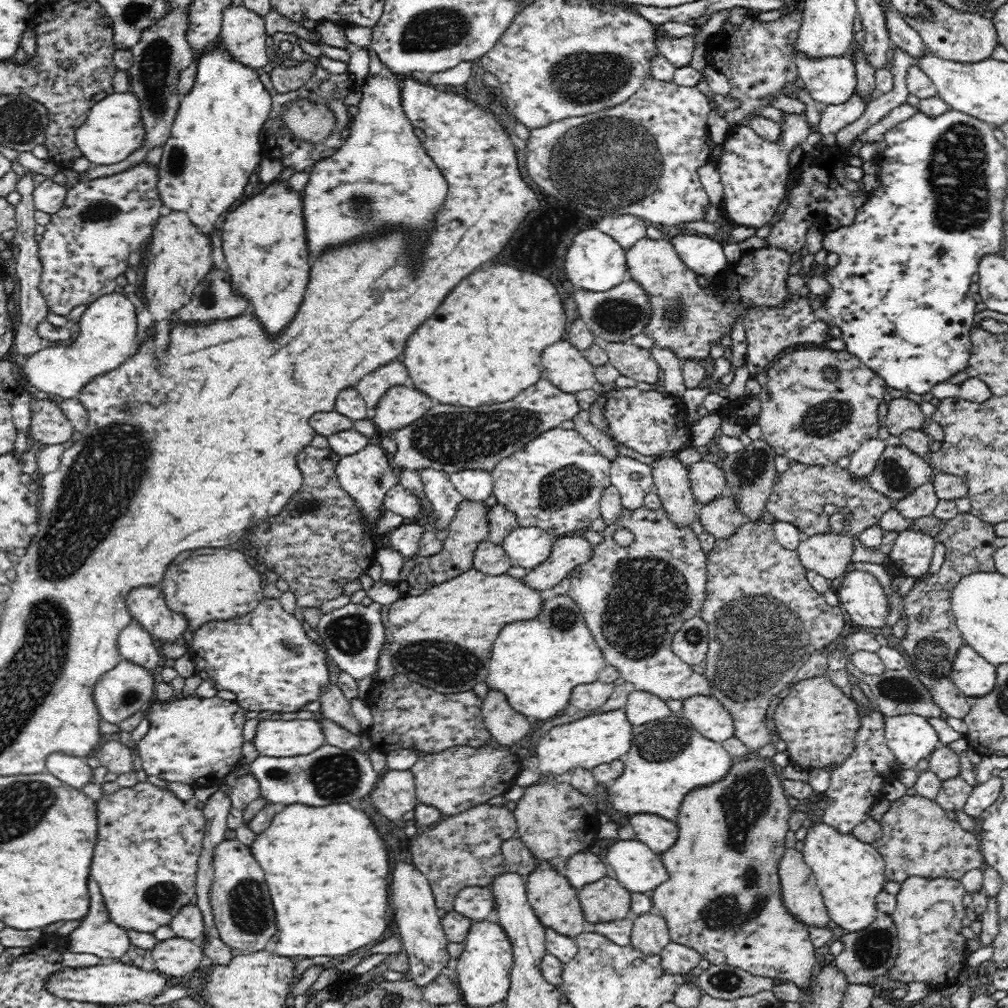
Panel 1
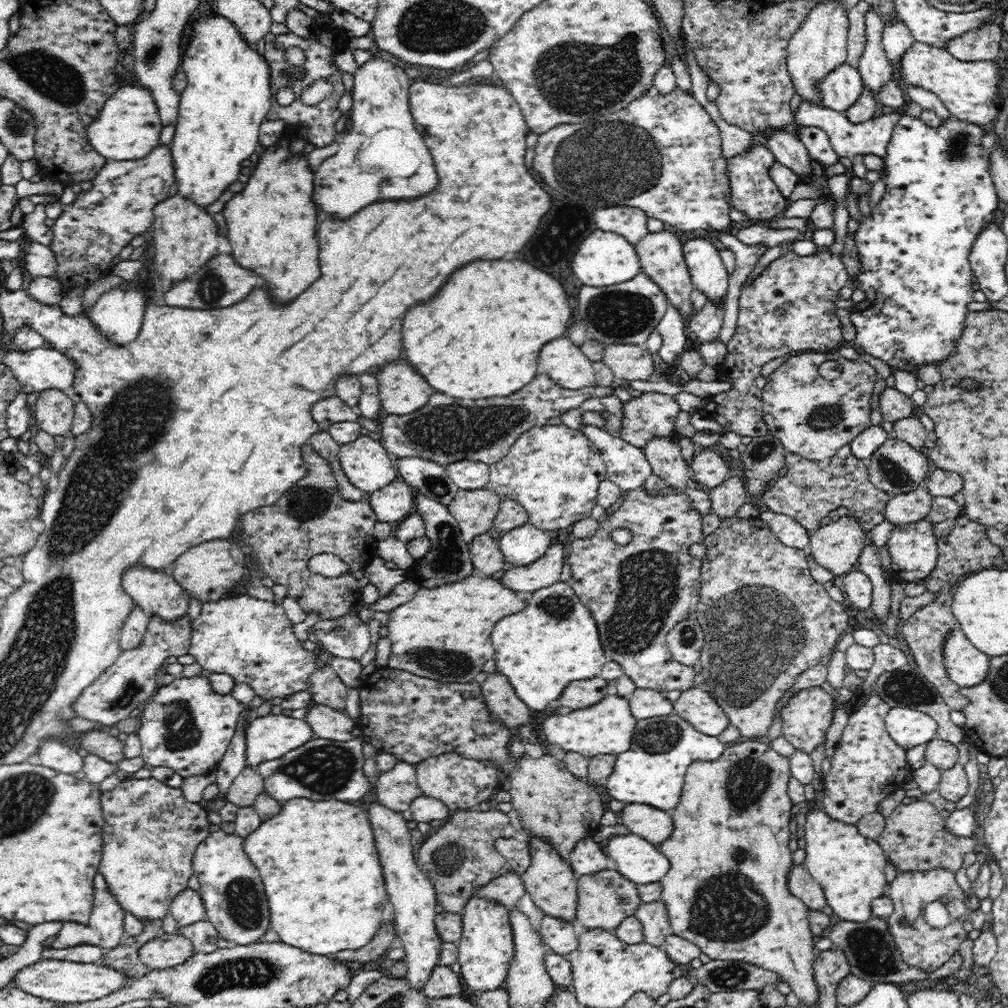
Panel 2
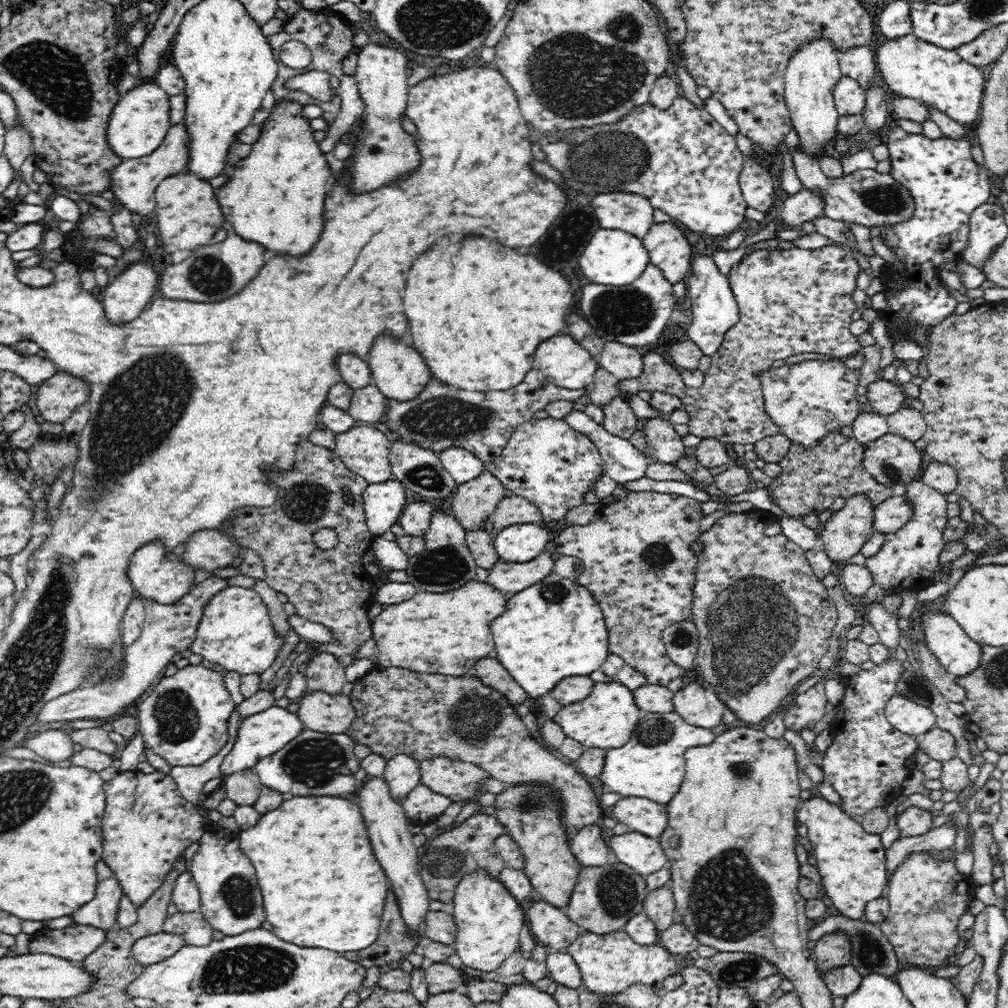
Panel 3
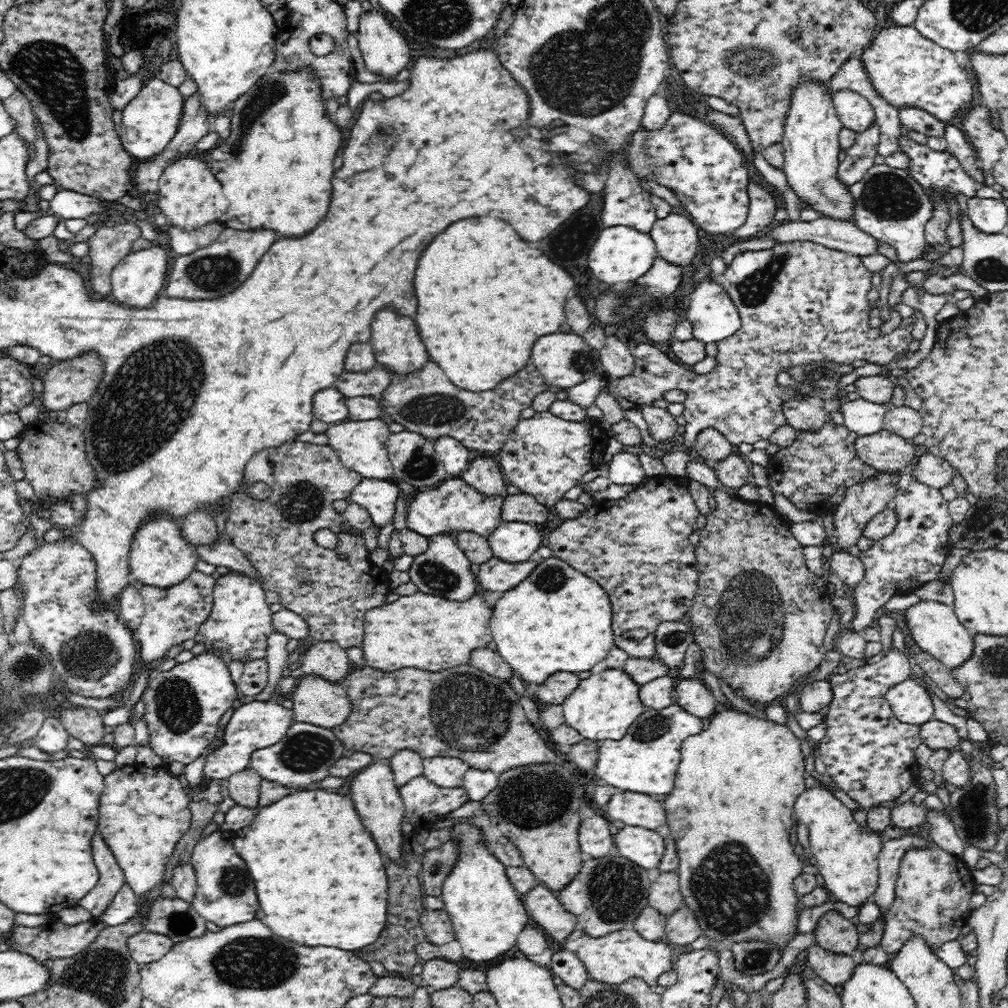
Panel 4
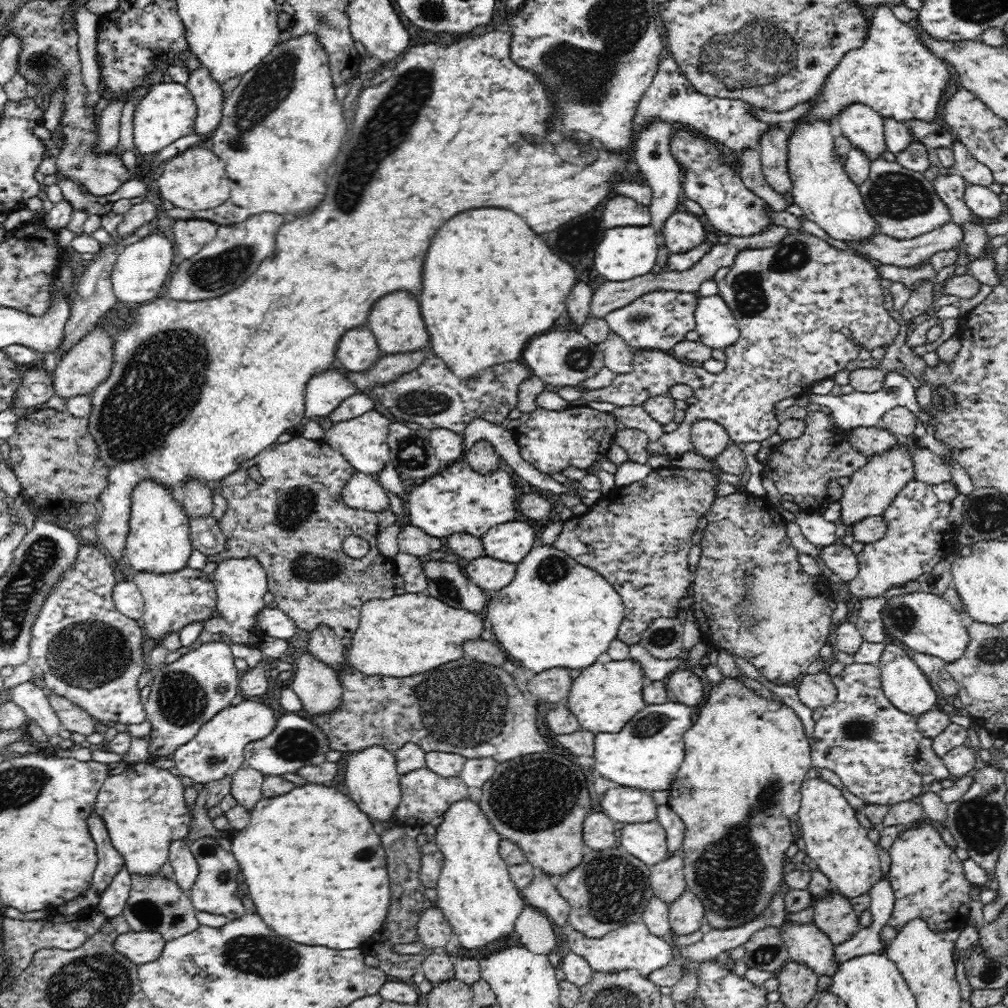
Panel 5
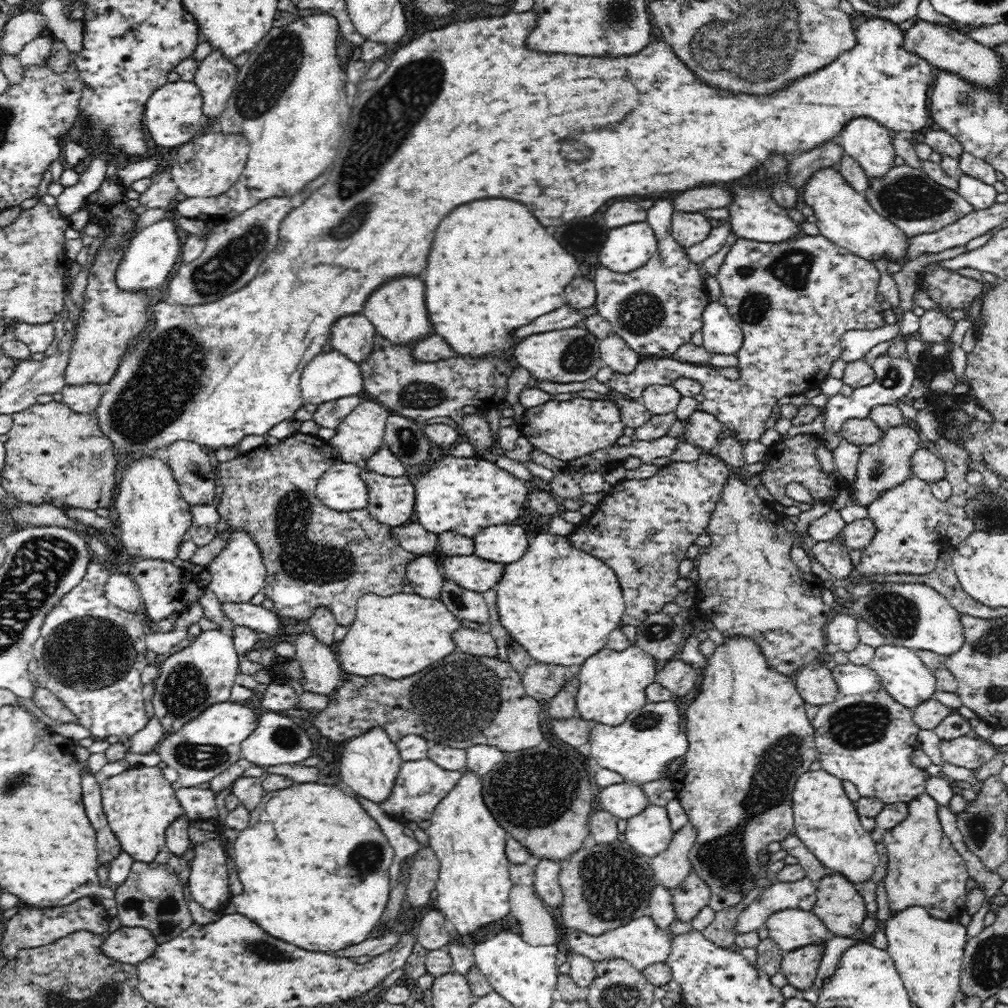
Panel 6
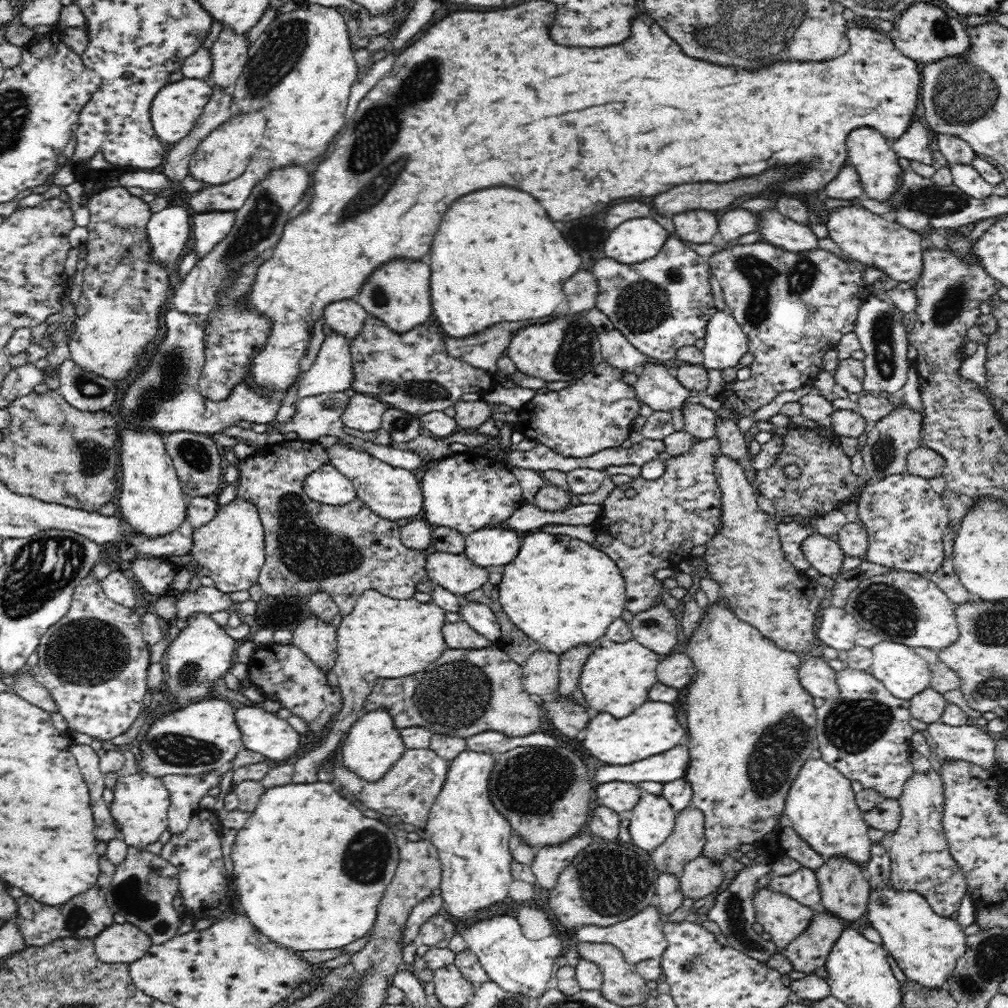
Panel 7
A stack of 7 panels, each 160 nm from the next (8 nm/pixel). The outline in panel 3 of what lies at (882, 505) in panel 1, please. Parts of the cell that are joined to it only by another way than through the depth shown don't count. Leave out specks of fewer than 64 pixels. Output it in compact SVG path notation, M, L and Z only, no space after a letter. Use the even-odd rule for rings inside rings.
M841 431L831 432L811 449L791 443L789 451L779 462L781 474L765 487L770 499L784 510L786 517L796 519L831 510L836 498L850 500L858 494L864 494L875 511L882 501L895 496L895 493L893 488L878 483L868 474L863 465L864 449L854 437L846 438Z

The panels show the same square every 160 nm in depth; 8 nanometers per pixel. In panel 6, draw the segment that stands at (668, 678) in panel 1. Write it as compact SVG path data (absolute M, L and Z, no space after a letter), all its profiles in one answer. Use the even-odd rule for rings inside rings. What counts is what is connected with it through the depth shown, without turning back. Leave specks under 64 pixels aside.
M703 452L694 462L672 462L658 469L654 477L644 480L625 479L615 483L611 491L597 504L595 511L568 536L575 550L590 554L612 567L625 600L620 628L638 628L648 616L660 614L664 604L676 600L676 596L680 594L676 587L680 580L678 566L687 558L687 549L694 545L696 538L706 533L724 486L730 482L732 470L714 452Z

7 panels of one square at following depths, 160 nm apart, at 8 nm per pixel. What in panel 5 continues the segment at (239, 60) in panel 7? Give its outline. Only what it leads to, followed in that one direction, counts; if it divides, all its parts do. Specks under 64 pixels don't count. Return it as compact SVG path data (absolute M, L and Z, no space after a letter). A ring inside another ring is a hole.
M200 68L189 74L186 85L196 103L195 134L206 135L216 130L223 112L220 85L211 78L206 68Z

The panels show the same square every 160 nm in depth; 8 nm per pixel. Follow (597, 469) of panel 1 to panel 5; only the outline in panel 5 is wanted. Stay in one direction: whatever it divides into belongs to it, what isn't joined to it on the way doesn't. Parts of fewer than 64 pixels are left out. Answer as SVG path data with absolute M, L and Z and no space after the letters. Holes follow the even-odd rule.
M584 405L563 411L546 410L539 406L532 412L524 413L513 432L522 459L537 471L553 478L553 474L563 473L570 466L580 470L591 468L592 464L606 456L616 430L612 413Z

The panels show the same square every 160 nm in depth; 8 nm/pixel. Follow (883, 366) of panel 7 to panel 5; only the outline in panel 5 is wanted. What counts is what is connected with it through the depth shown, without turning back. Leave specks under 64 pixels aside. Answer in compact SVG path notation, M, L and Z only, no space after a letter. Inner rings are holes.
M892 372L886 374L882 388L875 393L854 391L851 394L842 396L832 394L820 396L808 392L808 395L812 402L830 408L830 415L838 427L852 430L858 427L870 428L878 426L881 416L884 416L886 411L889 411L895 406L905 406L914 413L918 412L918 400L916 400L916 394L914 393L916 385L912 378L905 372Z

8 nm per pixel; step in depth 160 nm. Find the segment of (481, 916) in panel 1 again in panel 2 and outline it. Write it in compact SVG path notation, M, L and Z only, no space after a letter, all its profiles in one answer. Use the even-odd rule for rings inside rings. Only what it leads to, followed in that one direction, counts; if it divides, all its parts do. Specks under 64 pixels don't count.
M508 873L504 876L497 876L490 880L488 884L478 886L472 890L472 897L480 897L484 901L498 903L506 907L509 911L522 896L526 894L524 881L518 873Z

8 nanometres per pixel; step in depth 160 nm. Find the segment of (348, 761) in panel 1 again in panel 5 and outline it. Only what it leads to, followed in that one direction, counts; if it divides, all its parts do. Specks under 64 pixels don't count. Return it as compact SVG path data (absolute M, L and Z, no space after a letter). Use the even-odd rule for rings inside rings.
M297 713L279 716L276 728L264 738L249 742L244 749L245 766L259 770L264 776L294 774L306 765L318 766L327 761L331 744L326 734L310 718Z

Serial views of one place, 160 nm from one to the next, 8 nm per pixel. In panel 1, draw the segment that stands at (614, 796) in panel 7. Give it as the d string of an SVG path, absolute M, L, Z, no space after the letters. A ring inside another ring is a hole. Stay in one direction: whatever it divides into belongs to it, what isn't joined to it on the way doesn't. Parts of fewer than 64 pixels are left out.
M635 814L628 818L637 839L656 854L664 854L677 841L679 828L675 820L671 821L655 814Z

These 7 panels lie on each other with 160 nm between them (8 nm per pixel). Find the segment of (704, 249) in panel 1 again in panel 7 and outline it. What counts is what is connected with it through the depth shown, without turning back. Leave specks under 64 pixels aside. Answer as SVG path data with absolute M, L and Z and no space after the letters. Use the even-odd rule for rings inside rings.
M717 309L706 324L702 366L724 370L738 364L748 350L748 337L728 312Z

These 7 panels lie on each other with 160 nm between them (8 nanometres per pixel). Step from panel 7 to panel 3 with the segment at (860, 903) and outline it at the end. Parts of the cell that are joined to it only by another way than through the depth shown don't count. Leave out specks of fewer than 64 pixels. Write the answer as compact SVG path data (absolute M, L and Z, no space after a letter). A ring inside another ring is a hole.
M830 933L817 940L812 950L820 976L851 964L850 941L844 933Z

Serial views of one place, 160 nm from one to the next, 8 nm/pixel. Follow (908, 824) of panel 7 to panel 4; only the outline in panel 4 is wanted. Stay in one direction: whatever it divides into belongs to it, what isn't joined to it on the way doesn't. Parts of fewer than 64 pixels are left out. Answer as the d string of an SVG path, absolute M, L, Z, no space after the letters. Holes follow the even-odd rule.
M938 845L907 850L897 871L894 902L882 918L881 947L896 954L908 939L922 937L930 951L937 954L942 944L959 939L967 929L966 918L972 911L970 897L977 885L971 871L962 857L950 854Z

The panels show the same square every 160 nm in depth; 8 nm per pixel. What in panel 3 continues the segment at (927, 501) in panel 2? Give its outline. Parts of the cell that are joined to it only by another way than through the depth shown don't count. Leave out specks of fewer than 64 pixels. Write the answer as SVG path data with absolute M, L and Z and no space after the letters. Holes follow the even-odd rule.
M892 496L874 511L874 529L888 534L900 530L913 517L914 505L906 496Z

